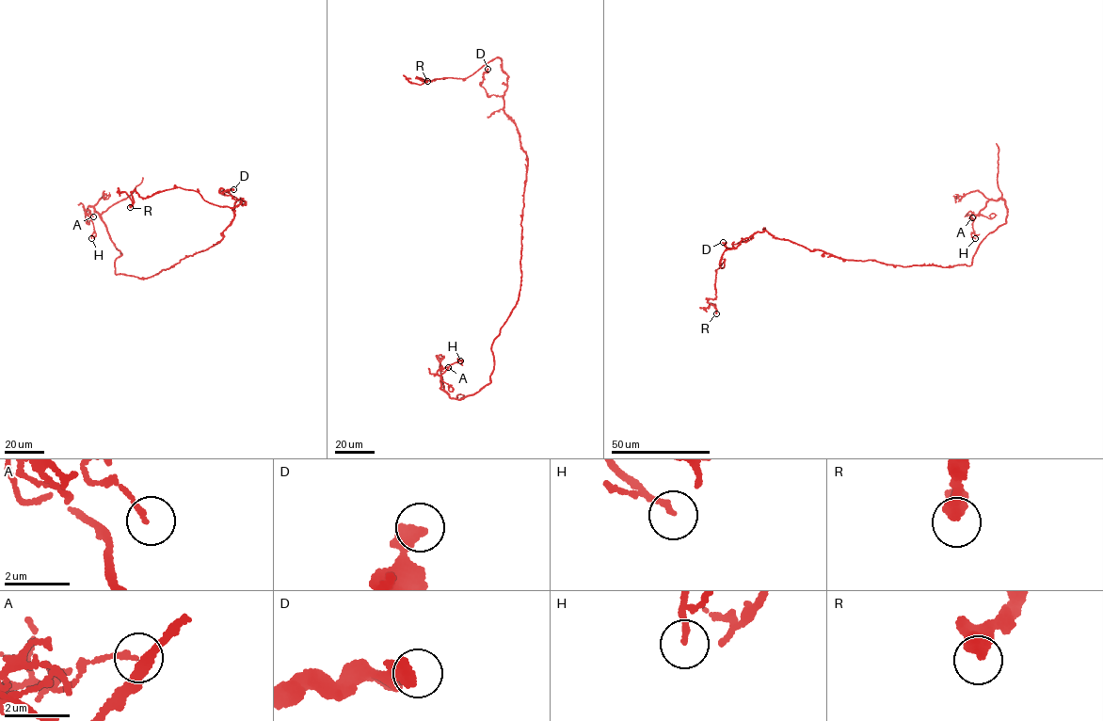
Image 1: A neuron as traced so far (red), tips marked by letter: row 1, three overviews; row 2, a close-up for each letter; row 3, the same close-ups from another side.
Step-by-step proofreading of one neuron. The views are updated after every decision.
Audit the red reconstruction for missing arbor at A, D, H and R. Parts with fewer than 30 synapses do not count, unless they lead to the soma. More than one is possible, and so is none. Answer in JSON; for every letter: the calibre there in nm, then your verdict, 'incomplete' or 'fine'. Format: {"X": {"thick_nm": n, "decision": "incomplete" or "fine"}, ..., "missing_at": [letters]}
{"A": {"thick_nm": 140, "decision": "fine"}, "D": {"thick_nm": 420, "decision": "fine"}, "H": {"thick_nm": 150, "decision": "fine"}, "R": {"thick_nm": 340, "decision": "fine"}, "missing_at": []}

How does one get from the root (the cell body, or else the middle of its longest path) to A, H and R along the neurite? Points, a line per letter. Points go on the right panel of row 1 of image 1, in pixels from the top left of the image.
A: (857, 261), (905, 267), (969, 266), (980, 242), (1005, 223), (1006, 202), (990, 200), (972, 217)
H: (857, 261), (969, 266), (980, 242), (1005, 223), (1003, 200), (990, 200), (976, 215), (975, 238)
R: (857, 261), (758, 232), (720, 259), (720, 267), (724, 264), (716, 270), (716, 296), (707, 298), (716, 313)

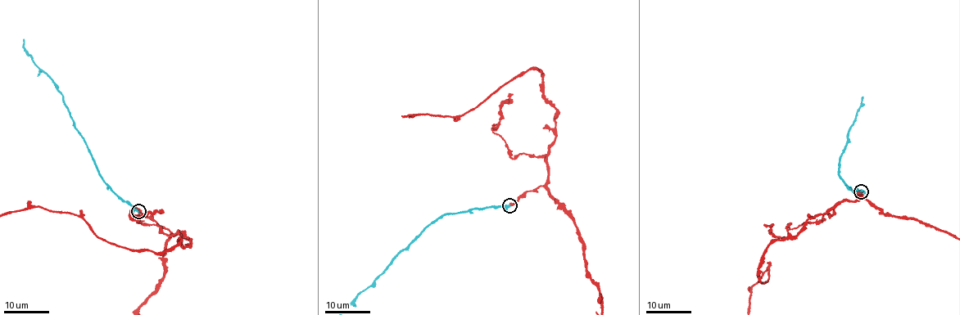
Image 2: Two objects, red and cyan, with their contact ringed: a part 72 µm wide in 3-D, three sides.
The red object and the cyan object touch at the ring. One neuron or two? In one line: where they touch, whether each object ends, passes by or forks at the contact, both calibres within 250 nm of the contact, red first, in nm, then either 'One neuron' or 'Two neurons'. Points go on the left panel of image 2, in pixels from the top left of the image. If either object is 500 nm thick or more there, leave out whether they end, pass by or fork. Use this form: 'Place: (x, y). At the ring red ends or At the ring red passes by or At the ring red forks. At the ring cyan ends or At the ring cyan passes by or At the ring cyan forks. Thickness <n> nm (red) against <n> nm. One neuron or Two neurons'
Place: (138, 211). At the ring red ends. At the ring cyan passes by. Thickness 420 nm (red) against 320 nm. One neuron

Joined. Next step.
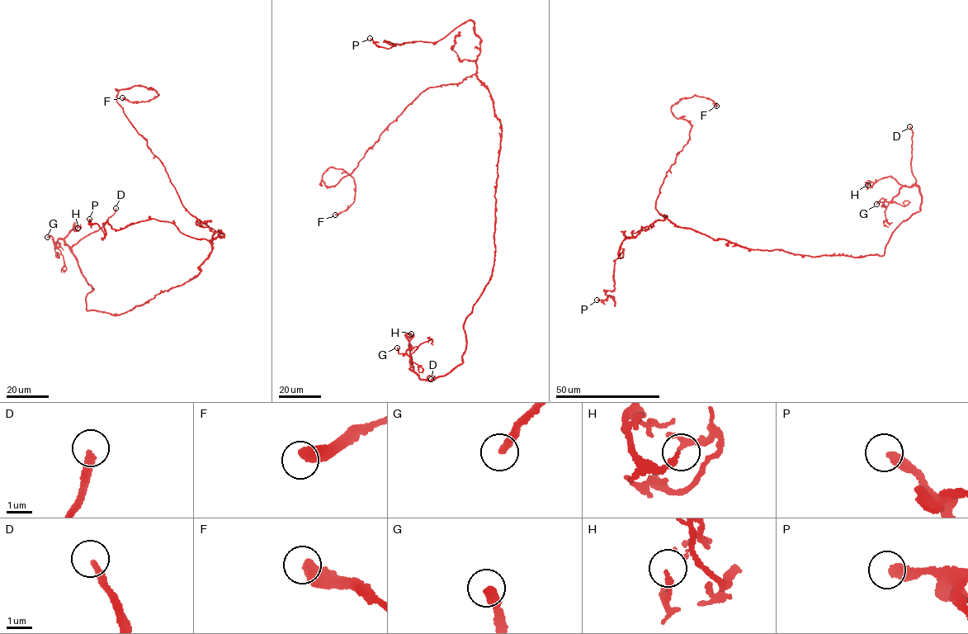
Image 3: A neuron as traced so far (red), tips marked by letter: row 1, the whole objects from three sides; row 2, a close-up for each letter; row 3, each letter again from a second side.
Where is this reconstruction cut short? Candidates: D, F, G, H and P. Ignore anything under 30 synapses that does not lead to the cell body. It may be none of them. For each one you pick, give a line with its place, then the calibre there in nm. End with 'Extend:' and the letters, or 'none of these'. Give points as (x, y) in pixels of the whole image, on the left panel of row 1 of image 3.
D: (115, 208) | 240 nm
G: (47, 237) | 320 nm
Extend: D, G

